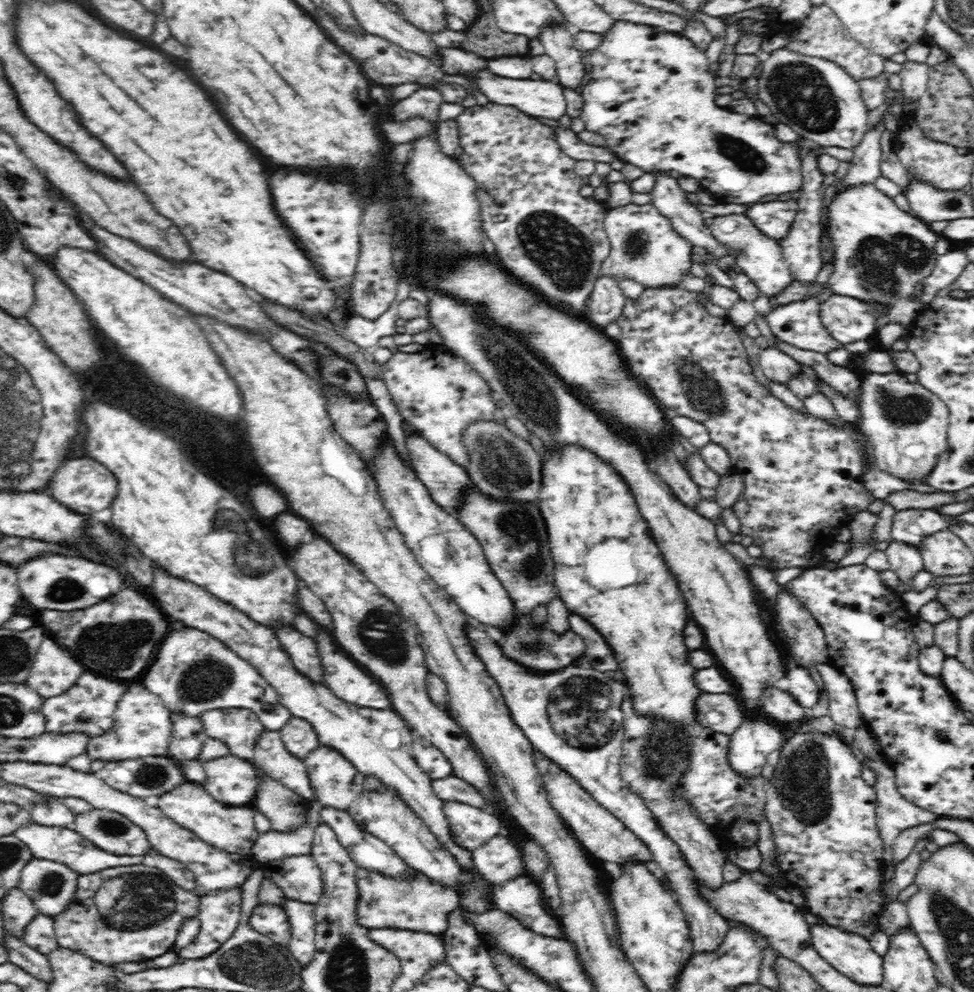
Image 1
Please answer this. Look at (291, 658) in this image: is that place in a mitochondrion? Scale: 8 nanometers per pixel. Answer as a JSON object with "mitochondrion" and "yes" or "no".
{"mitochondrion":"no"}

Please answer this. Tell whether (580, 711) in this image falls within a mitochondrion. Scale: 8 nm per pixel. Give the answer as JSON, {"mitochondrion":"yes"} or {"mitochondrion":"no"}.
{"mitochondrion":"yes"}

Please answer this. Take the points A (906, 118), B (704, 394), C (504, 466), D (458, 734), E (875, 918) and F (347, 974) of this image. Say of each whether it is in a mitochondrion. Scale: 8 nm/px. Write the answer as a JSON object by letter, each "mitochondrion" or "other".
{"A":"other","B":"mitochondrion","C":"mitochondrion","D":"other","E":"other","F":"mitochondrion"}

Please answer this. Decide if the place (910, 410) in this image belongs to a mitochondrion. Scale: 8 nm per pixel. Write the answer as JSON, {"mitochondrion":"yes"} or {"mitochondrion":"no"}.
{"mitochondrion":"yes"}

